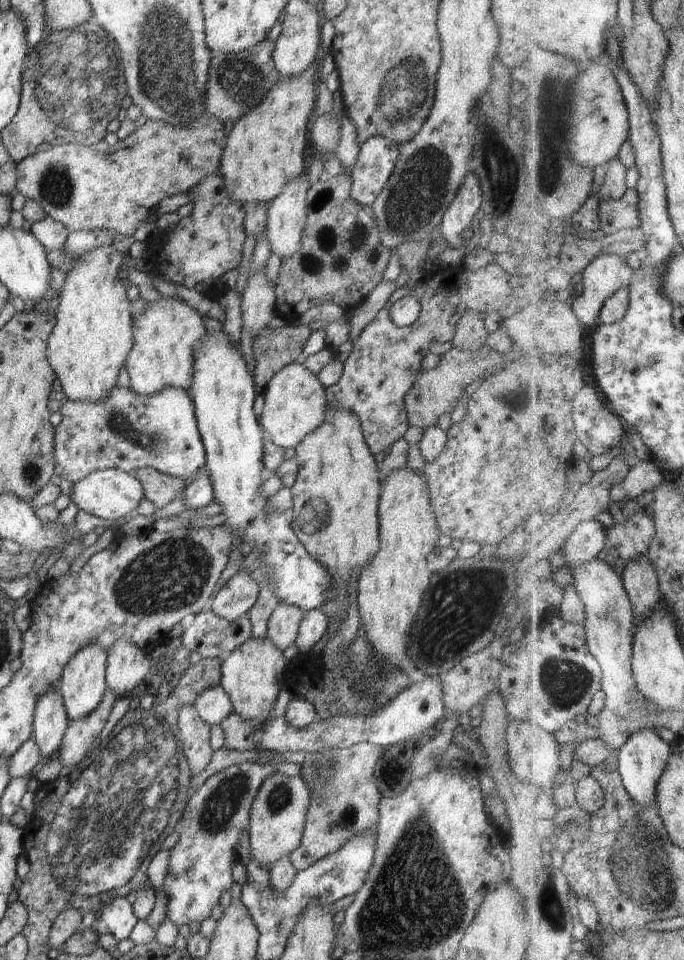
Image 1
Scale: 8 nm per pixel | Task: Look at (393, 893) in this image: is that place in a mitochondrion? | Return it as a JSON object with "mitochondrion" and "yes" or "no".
{"mitochondrion":"yes"}

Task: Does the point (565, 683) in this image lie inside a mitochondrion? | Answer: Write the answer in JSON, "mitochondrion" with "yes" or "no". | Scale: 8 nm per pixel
{"mitochondrion":"yes"}

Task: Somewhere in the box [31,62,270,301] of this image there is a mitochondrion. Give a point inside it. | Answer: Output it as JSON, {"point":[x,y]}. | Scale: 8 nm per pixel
{"point":[55,184]}

